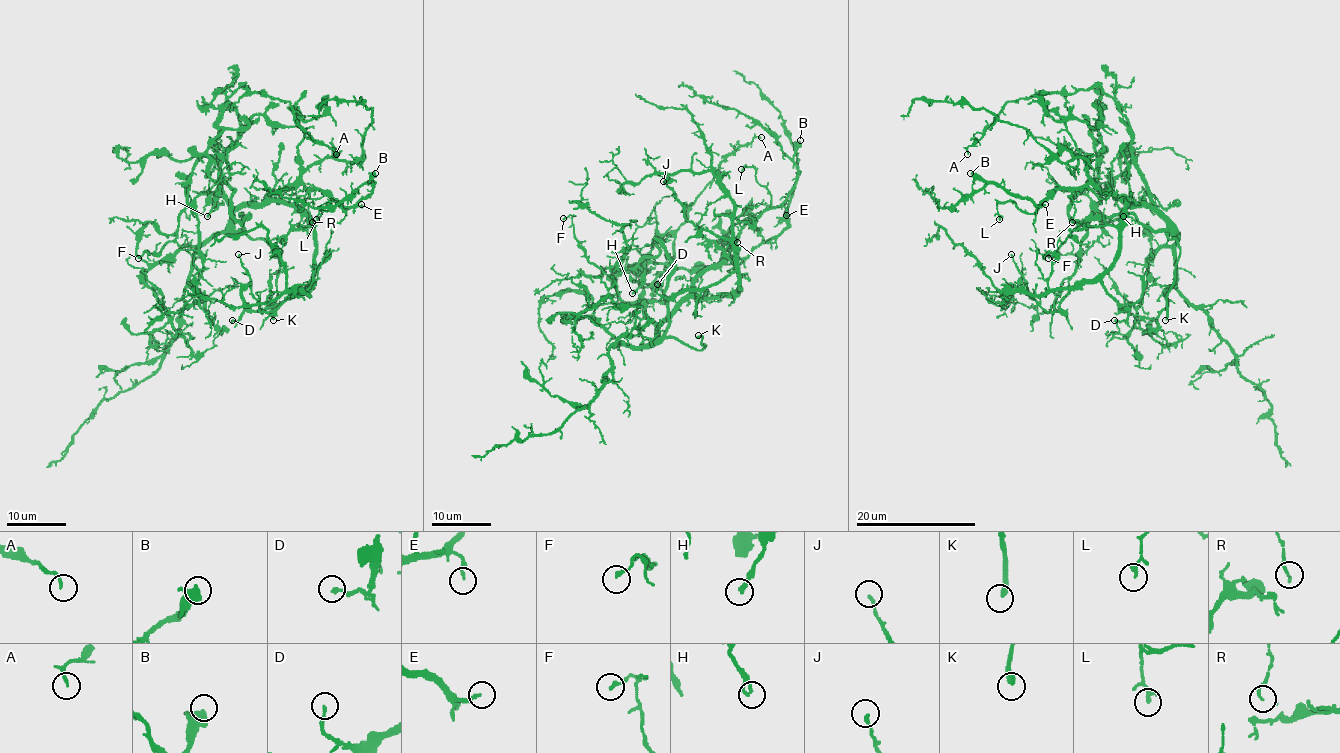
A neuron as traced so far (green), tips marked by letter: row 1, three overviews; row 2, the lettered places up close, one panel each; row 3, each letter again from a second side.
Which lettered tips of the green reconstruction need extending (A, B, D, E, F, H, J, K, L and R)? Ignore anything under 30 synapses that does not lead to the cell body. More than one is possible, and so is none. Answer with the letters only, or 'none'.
K

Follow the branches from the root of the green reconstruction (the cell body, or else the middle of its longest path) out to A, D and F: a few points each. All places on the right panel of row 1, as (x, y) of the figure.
A: (1140, 206), (1153, 201), (1132, 152), (1129, 121), (1101, 88), (1035, 92), (1012, 100), (967, 154)
D: (1140, 206), (1128, 201), (1122, 218), (1119, 258), (1102, 278), (1105, 290), (1128, 312), (1125, 321), (1114, 320)
F: (1140, 206), (1153, 201), (1134, 157), (1102, 193), (1098, 206), (1102, 234), (1083, 252), (1048, 252), (1048, 258)

